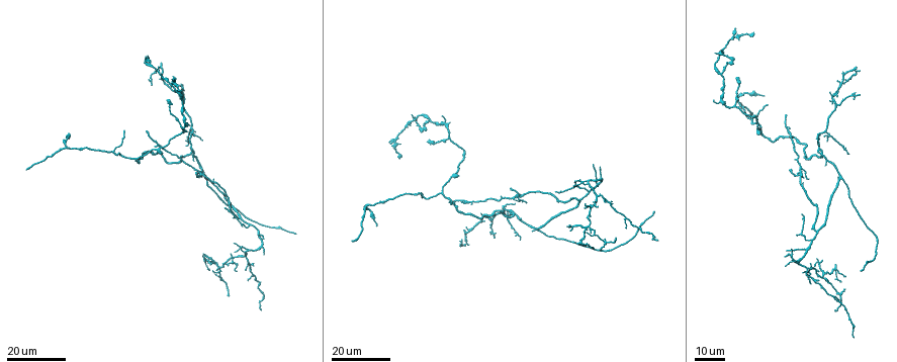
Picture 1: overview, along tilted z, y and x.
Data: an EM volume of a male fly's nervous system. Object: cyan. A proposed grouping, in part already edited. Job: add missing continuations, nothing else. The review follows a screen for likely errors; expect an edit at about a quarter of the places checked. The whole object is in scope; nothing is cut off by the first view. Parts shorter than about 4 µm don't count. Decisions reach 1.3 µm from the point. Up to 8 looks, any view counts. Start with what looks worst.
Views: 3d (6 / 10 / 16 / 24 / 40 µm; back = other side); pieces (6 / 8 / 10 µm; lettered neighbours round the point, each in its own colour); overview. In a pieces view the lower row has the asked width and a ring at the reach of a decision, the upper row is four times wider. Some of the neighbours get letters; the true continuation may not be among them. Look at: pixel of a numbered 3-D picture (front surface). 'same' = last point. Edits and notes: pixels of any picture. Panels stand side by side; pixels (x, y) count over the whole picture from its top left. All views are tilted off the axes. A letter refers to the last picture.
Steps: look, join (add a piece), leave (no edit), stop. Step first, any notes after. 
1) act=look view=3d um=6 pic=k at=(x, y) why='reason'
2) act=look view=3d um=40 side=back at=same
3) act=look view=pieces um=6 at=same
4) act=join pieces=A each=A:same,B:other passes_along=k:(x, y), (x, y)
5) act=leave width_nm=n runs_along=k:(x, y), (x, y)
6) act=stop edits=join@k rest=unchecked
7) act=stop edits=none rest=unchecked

act=look view=3d um=24 pic=1 at=(767, 106) why='an open end'

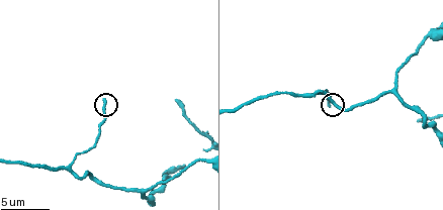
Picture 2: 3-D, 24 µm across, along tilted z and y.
act=look view=3d um=10 pic=2 at=(327, 105)

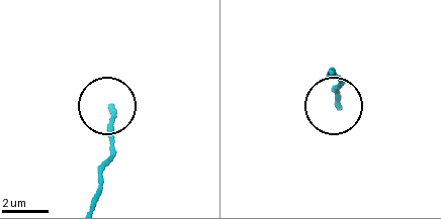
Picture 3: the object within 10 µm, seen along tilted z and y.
act=look view=pieces um=6 pic=3 at=(110, 105)

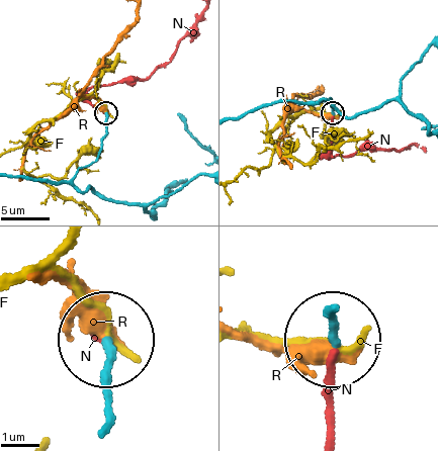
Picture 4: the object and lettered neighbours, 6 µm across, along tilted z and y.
act=join pieces=N width_nm=210 each=F:other,N:same,R:other passes_along=4:(102, 141), (91, 88), (149, 78), (172, 56) found='the neuron continues'

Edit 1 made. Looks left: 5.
act=look view=overview why='redraw'

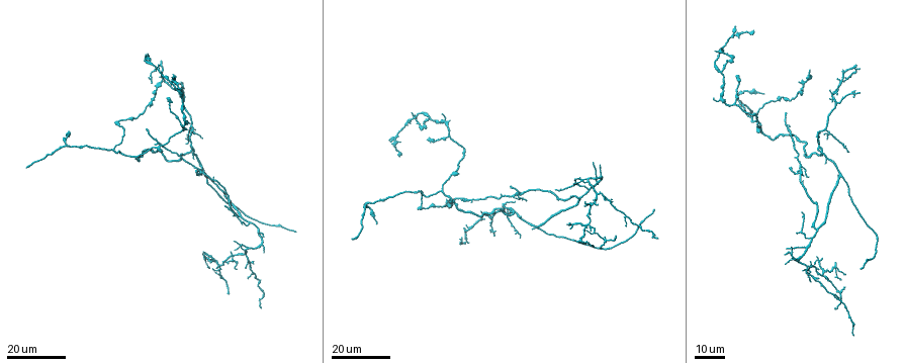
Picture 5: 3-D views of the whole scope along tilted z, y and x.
act=look view=3d um=16 pic=5 at=(296, 230) why='branch stops here'

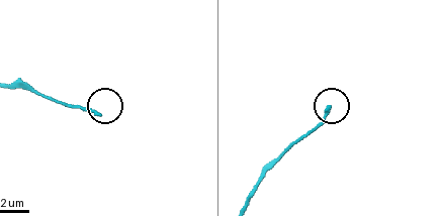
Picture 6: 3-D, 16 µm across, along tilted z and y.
act=look view=pieces um=8 pic=6 at=(329, 109)

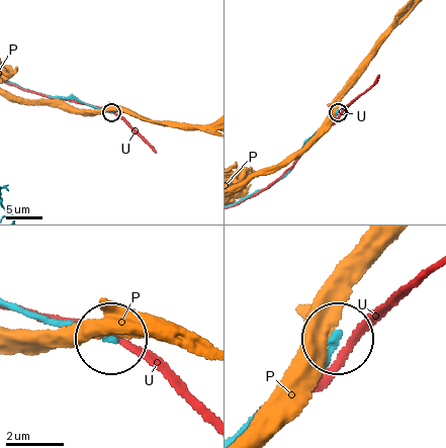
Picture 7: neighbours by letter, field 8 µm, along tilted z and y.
act=leave each=P:other,U:other found='no lettered piece goes on from it'

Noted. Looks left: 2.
act=look view=3d um=24 pic=5 at=(352, 240) why='long arm stops here'

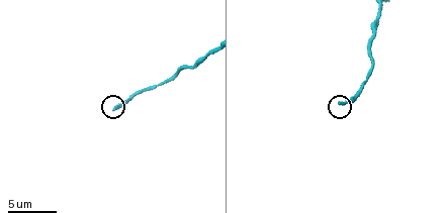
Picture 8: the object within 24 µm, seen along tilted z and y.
act=look view=pieces um=6 pic=8 at=(115, 108)

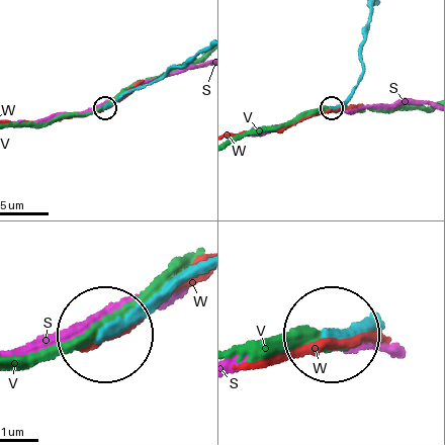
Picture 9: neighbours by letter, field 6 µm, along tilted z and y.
act=leave each=S:other,V:other,W:other runs_along=9:(371, 12), (357, 82), (349, 98), (332, 107) found='no lettered piece goes on from it'

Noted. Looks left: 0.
act=stop edits=join@4 rest=unchecked

